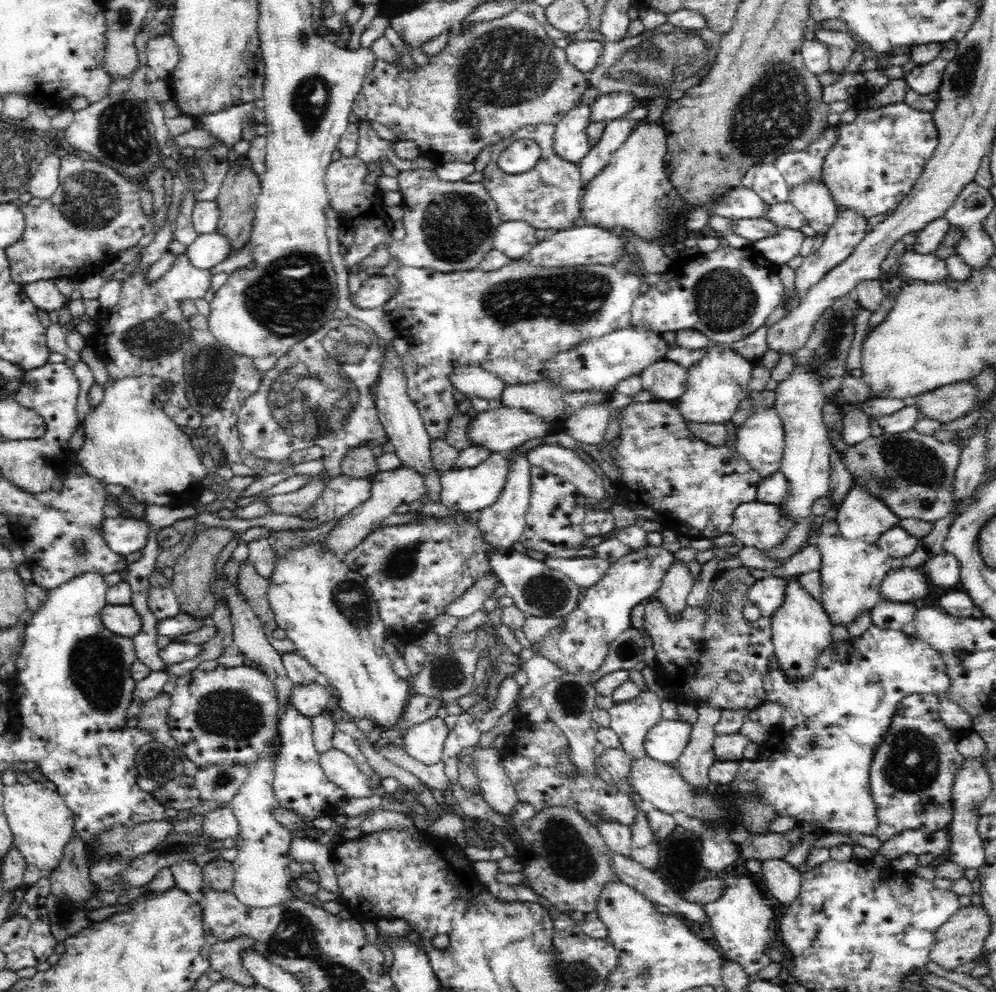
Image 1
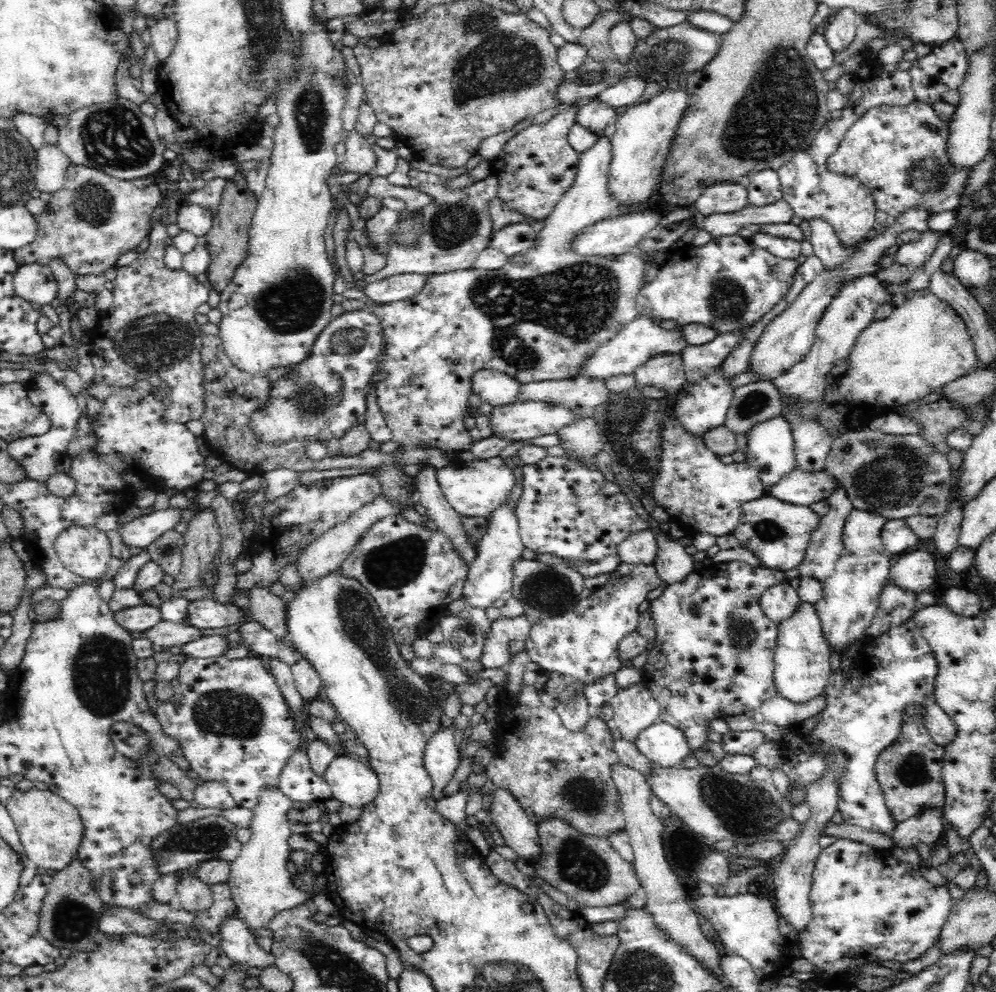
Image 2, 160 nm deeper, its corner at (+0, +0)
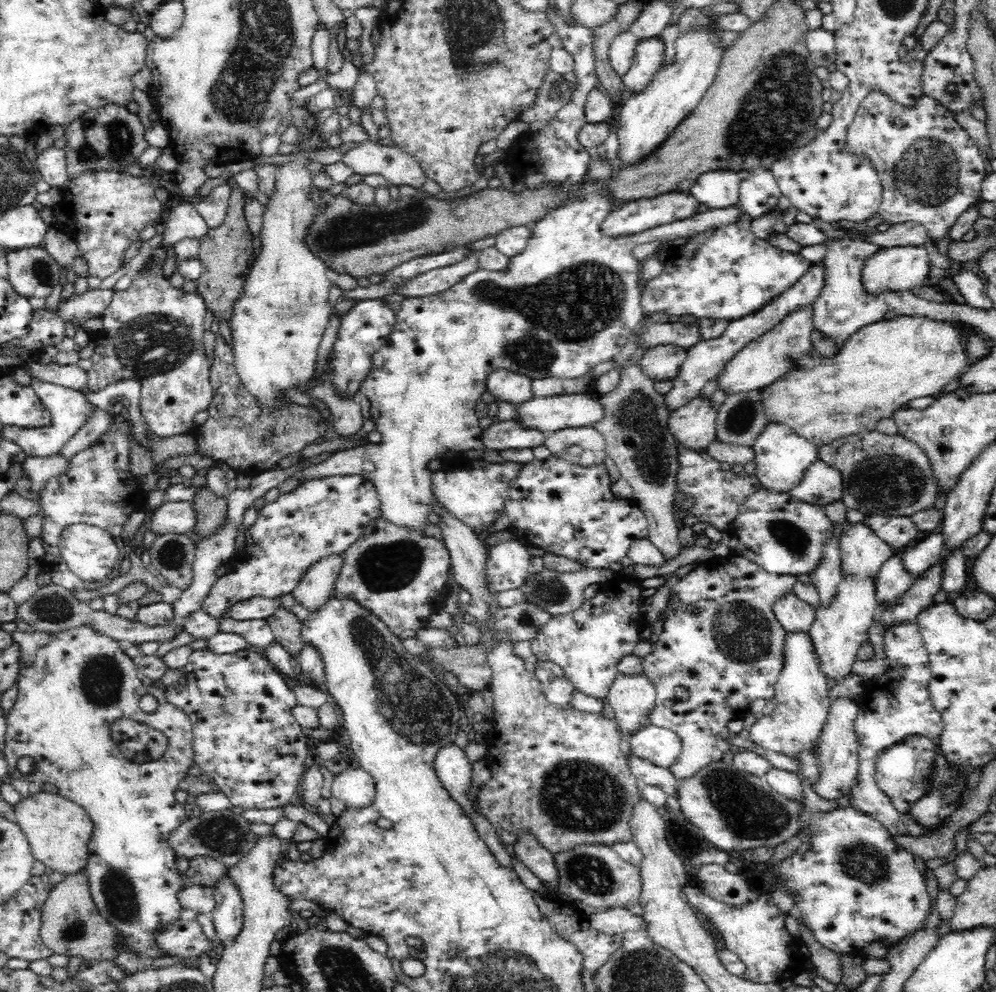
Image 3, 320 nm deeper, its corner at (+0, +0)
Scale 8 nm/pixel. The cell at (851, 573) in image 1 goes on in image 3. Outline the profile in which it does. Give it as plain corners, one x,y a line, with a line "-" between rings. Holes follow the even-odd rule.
843,576
838,584
834,600
830,604
820,604
815,610
815,620
809,635
818,655
820,670
826,678
843,679
851,672
857,661
858,648
862,643
869,642
868,629
873,624
877,585
869,578
850,578

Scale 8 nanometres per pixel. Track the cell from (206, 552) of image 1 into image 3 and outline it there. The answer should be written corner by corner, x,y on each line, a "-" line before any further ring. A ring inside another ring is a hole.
207,485
197,488
192,504
196,511
196,526
194,532
201,534
203,539
210,538
208,534
218,530
220,524
225,522
227,514
227,497
216,495

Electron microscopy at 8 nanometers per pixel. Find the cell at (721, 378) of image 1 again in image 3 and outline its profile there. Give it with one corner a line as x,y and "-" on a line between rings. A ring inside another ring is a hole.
698,396
671,412
669,431
677,444
707,452
708,446
717,440
715,422
718,412
713,409
710,399

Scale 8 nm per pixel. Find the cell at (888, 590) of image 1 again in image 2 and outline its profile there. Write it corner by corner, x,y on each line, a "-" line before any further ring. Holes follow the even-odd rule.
923,543
918,549
896,557
896,563
889,570
888,580
917,595
930,588
936,580
936,555

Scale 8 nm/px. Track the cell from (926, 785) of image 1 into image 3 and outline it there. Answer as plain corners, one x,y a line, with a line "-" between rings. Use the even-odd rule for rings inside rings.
912,734
878,754
874,771
875,781
879,789
890,797
900,815
909,812
910,805
926,794
932,767
938,754
940,754
938,741
919,734

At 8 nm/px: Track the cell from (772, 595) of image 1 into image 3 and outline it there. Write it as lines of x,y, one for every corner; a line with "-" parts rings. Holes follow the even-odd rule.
793,591
782,594
774,604
773,613
786,632
809,632
816,608
800,600

